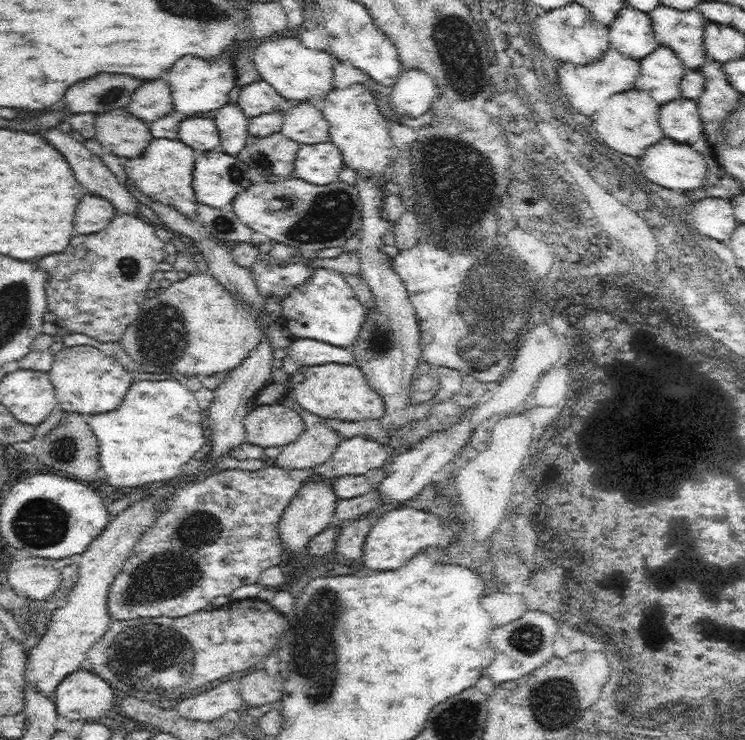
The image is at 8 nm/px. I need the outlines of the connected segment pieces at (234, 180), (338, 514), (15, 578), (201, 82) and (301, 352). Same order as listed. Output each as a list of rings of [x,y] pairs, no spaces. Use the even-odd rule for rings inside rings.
[[[221,149],[196,153],[192,186],[198,202],[213,207],[224,207],[230,205],[237,194],[250,185],[250,168],[242,159],[238,159],[238,156],[226,154]]]
[[[373,488],[370,492],[351,499],[338,499],[335,504],[334,518],[336,523],[349,523],[361,516],[368,516],[371,510],[386,503],[381,498],[377,489]]]
[[[32,555],[31,558],[21,561],[12,560],[8,564],[8,583],[14,592],[22,591],[22,602],[46,600],[58,590],[61,585],[61,572],[55,570],[52,563],[51,560],[42,560]]]
[[[233,53],[225,56],[202,60],[196,56],[186,56],[174,64],[168,74],[174,111],[192,117],[198,114],[207,114],[210,111],[220,110],[229,103],[230,91],[236,86],[236,76],[233,71]]]
[[[295,339],[287,349],[288,355],[298,366],[322,363],[353,364],[352,348],[334,346],[316,339]]]

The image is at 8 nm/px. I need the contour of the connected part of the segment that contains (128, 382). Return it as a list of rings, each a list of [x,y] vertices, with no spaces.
[[[89,345],[63,347],[55,354],[49,377],[55,388],[58,408],[67,413],[84,416],[116,410],[127,390],[132,386],[132,376],[126,367],[106,356],[103,351]]]

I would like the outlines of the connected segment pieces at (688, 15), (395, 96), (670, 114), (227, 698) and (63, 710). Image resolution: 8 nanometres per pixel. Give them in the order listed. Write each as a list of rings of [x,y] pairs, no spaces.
[[[662,3],[647,13],[659,44],[671,48],[686,70],[700,69],[708,59],[703,41],[705,16],[696,8],[676,10]]]
[[[404,68],[392,88],[390,105],[399,114],[416,122],[425,118],[439,96],[436,82],[420,69]]]
[[[672,100],[660,108],[660,126],[665,136],[694,144],[703,134],[703,122],[694,100]]]
[[[228,680],[197,696],[180,698],[174,708],[186,718],[215,721],[230,711],[238,712],[245,704],[239,685]]]
[[[78,670],[58,683],[55,690],[58,716],[70,720],[100,721],[112,718],[118,694],[109,682],[90,670]]]

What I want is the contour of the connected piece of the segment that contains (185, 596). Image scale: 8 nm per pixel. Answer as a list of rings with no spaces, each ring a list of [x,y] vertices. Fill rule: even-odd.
[[[359,435],[340,438],[330,460],[309,469],[286,469],[270,462],[257,471],[211,471],[194,483],[177,486],[172,494],[164,496],[156,522],[136,542],[134,552],[110,586],[108,615],[112,621],[142,617],[178,618],[205,610],[214,598],[229,596],[237,588],[256,583],[262,572],[281,563],[286,548],[277,533],[278,523],[306,480],[333,480],[344,474],[365,475],[367,470],[383,468],[392,456],[386,441]]]

